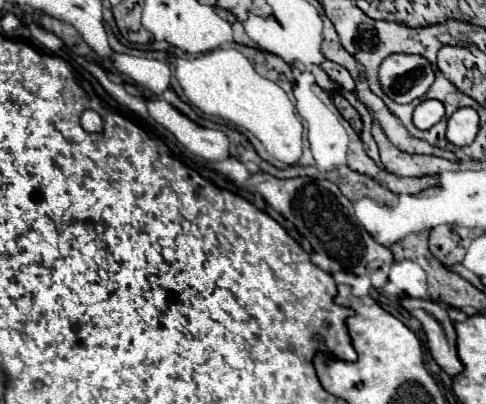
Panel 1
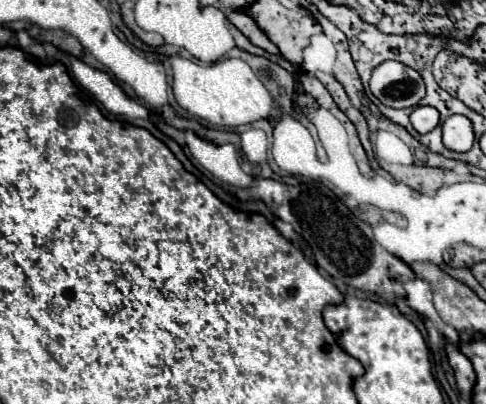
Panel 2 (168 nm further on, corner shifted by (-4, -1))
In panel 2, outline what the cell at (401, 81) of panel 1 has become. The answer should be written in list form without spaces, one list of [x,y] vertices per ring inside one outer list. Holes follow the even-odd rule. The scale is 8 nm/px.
[[[385,61],[375,67],[369,89],[383,105],[393,109],[417,107],[425,95],[421,75],[399,61]]]

